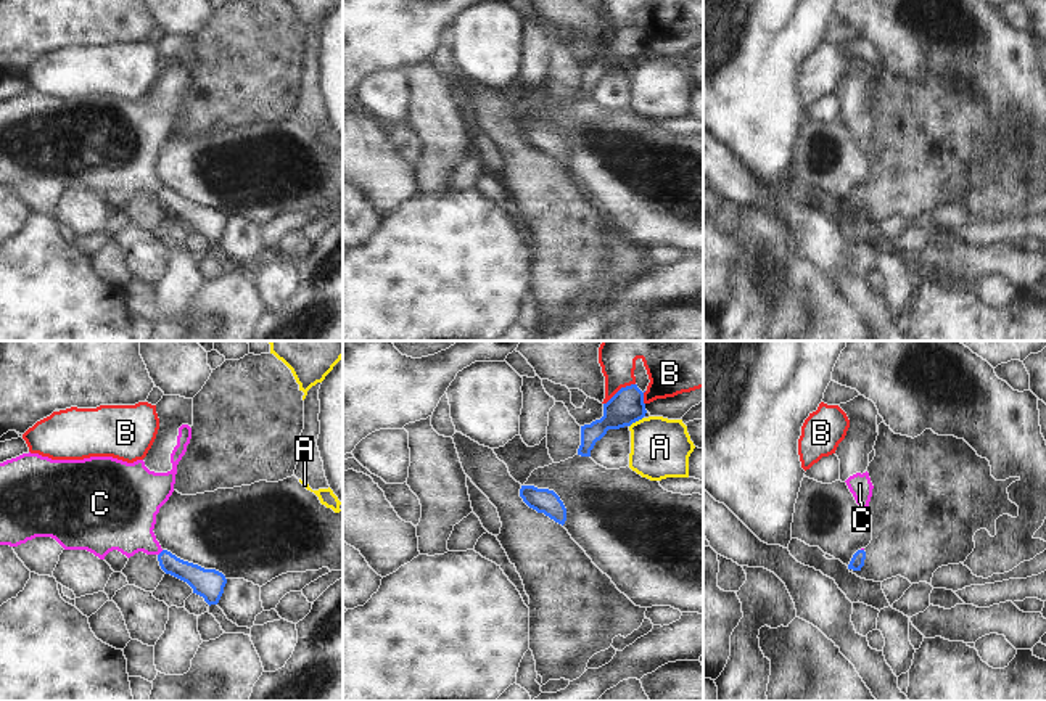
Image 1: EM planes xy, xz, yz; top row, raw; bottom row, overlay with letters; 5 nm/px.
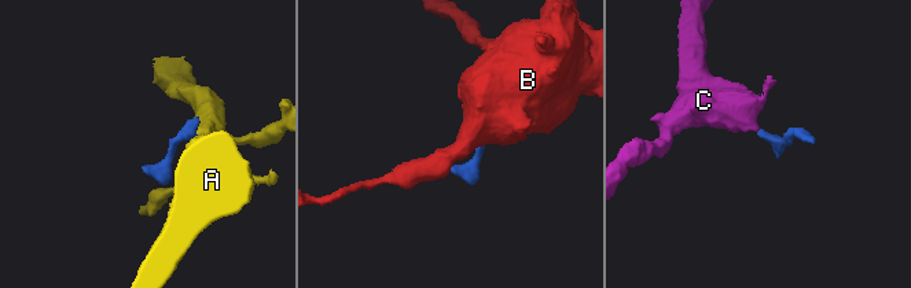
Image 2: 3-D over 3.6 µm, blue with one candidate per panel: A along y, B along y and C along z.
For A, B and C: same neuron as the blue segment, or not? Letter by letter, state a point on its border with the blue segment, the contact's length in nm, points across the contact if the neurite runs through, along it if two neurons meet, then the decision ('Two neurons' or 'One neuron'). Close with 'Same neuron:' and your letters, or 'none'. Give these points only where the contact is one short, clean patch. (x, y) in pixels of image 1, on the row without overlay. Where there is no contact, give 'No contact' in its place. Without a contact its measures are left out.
A: Touches blue at xz (636, 60). Shared border 90 nm. Boundary: xz (642, 57), (630, 66). Two neurons
B: Touches blue at xz (620, 29). Shared border 190 nm. Boundary: xz (634, 23), (620, 28), (604, 44). Two neurons
C: Touches blue at xy (160, 193). Shared border 40 nm. Path across: xy (201, 221), (174, 206), (160, 193), (123, 159). One neuron
Same neuron: C

